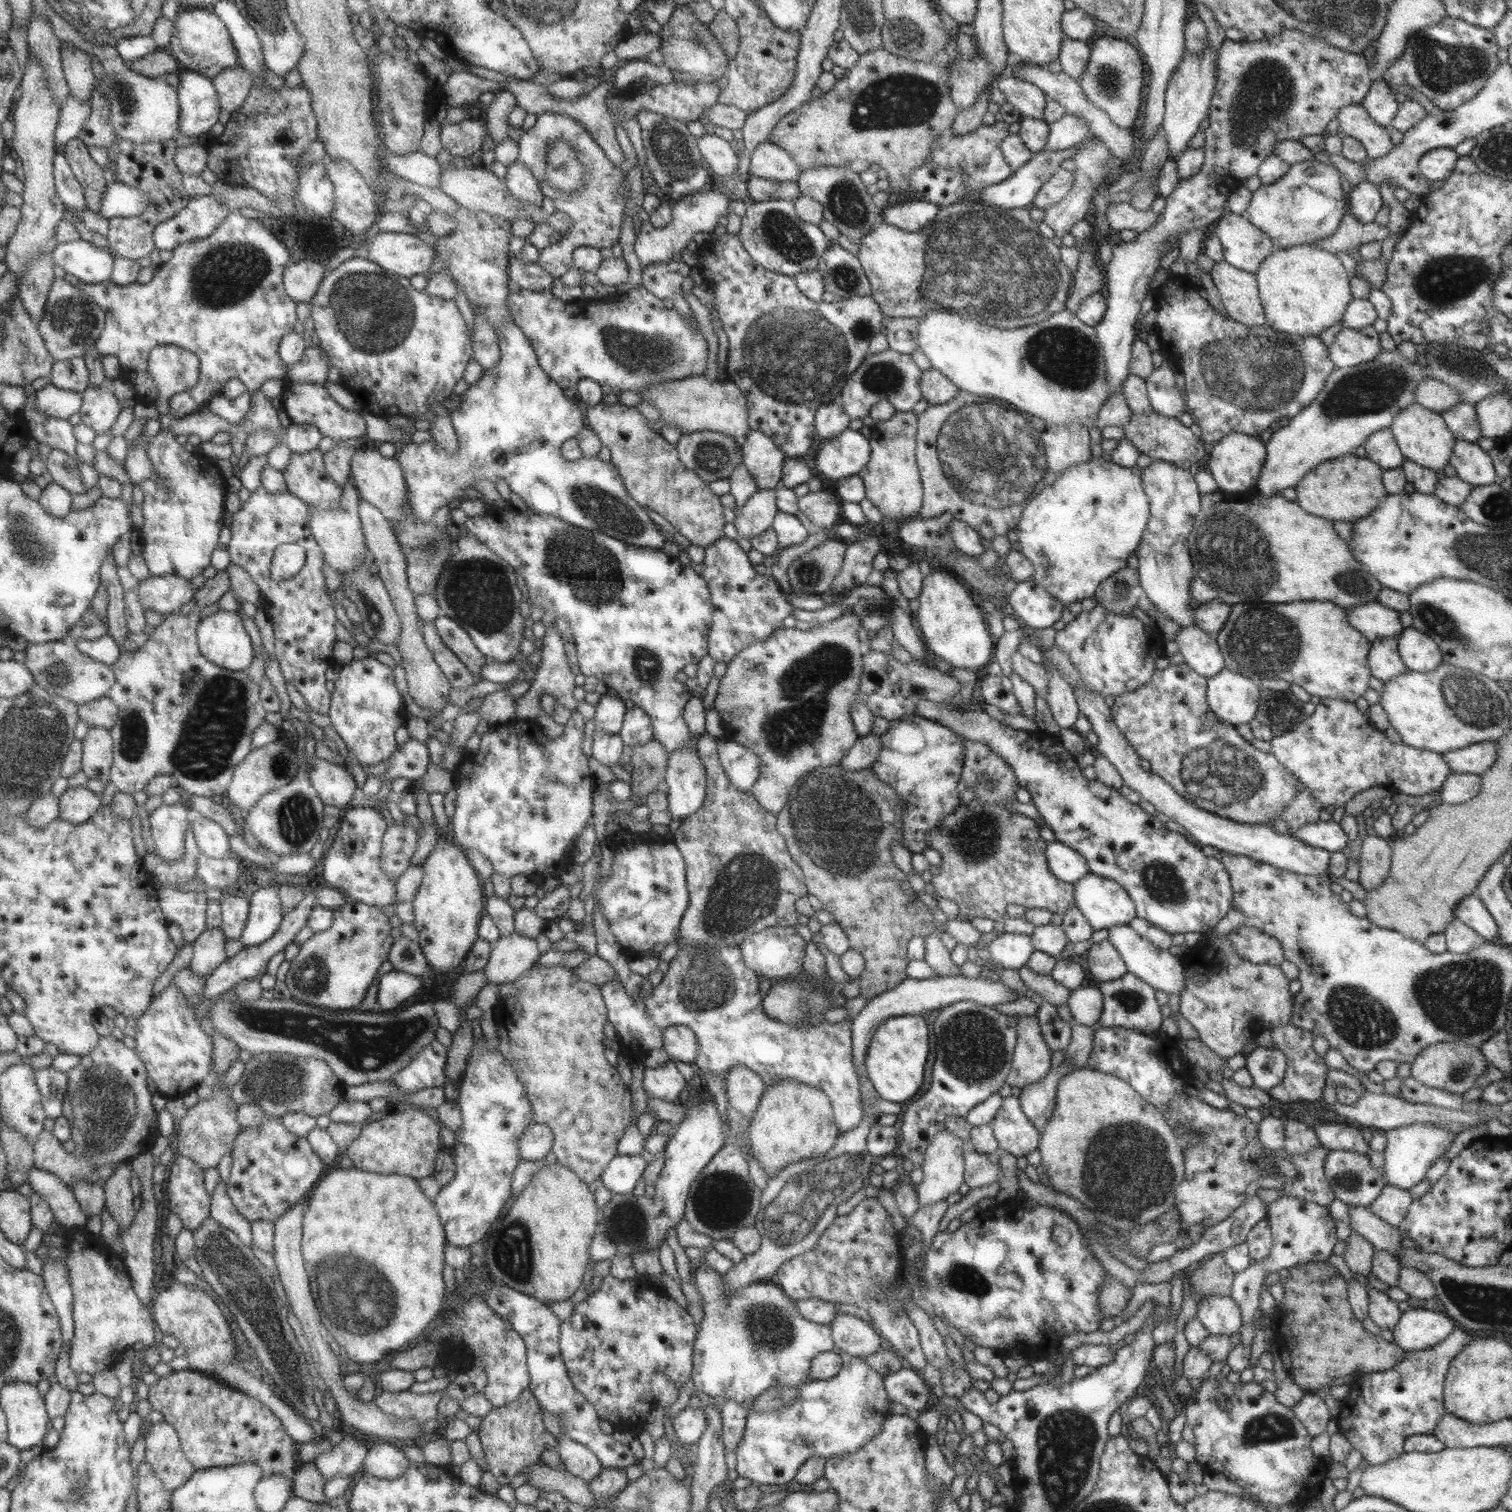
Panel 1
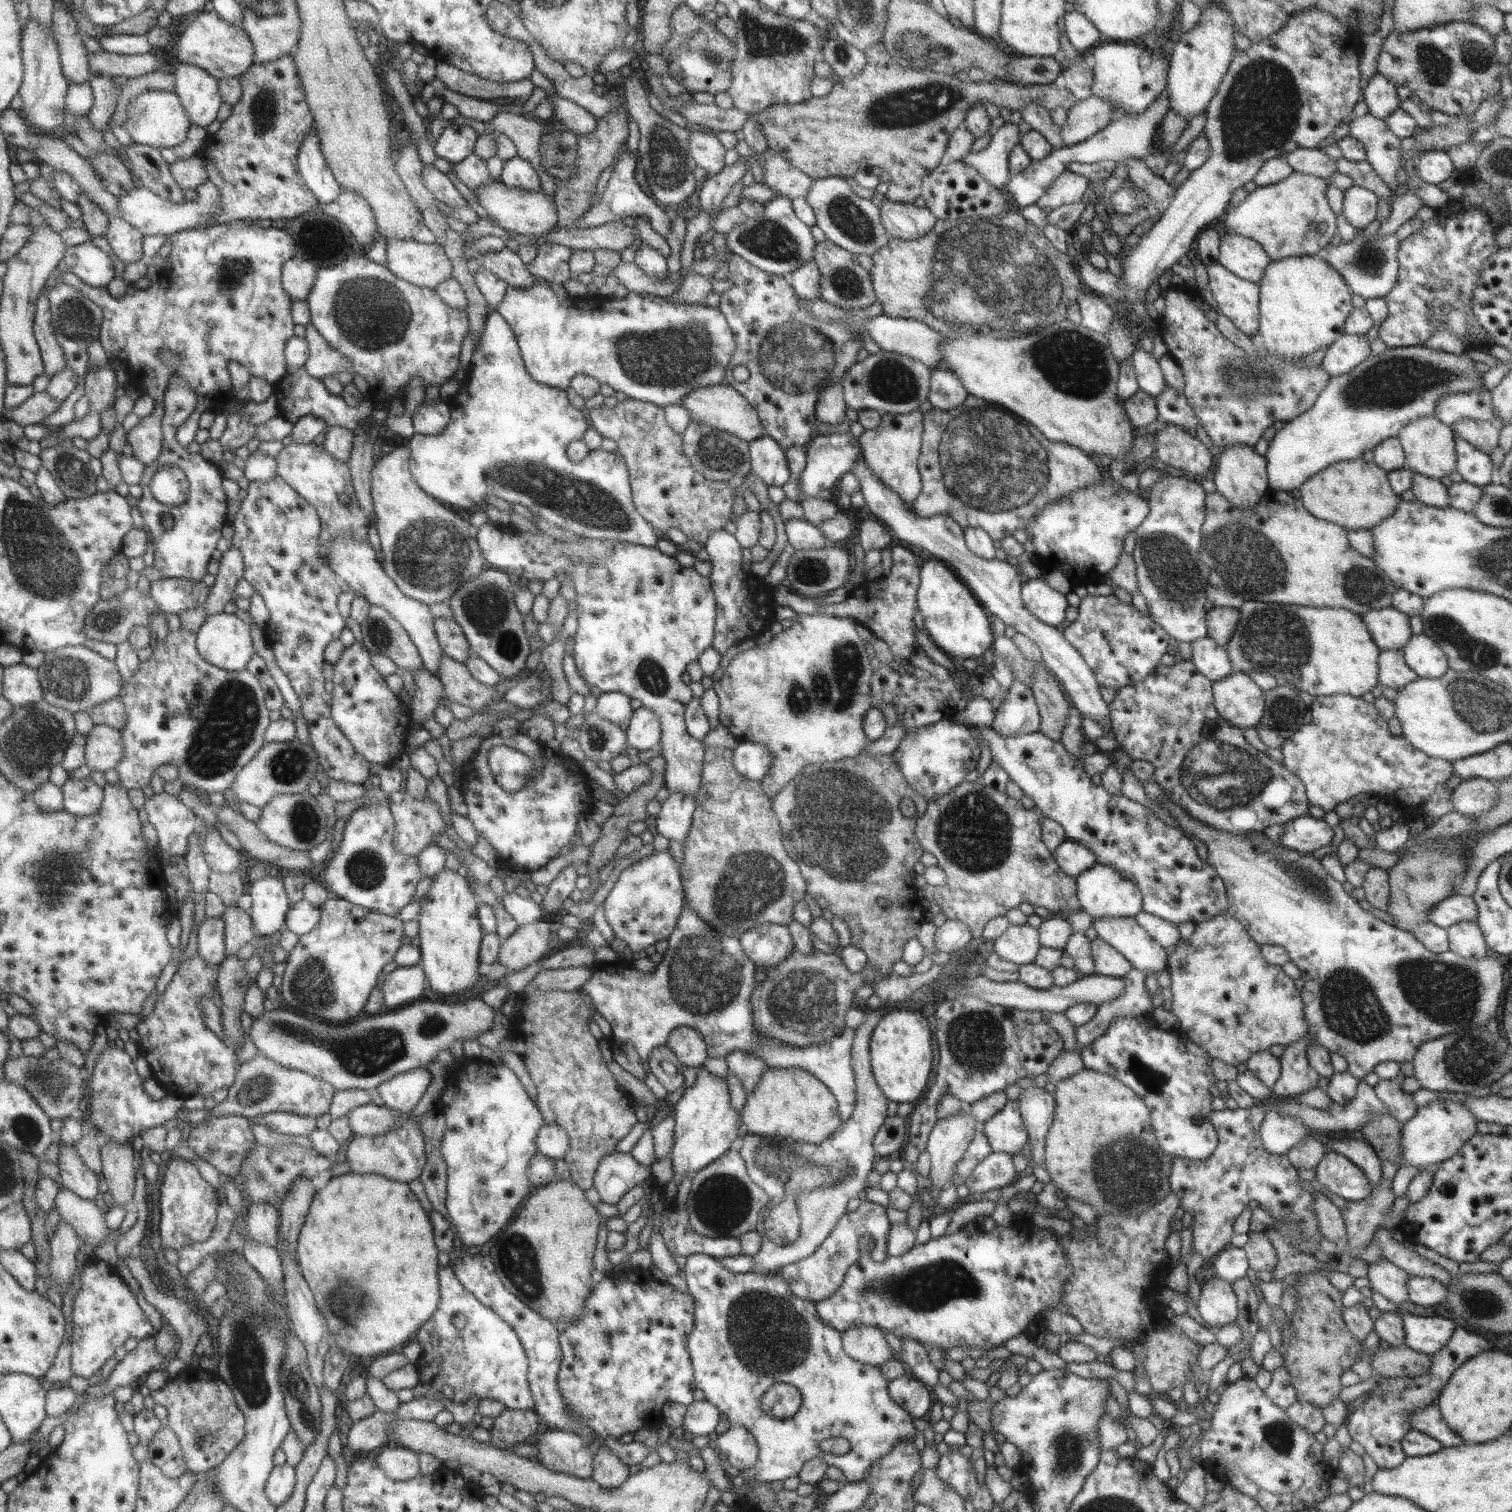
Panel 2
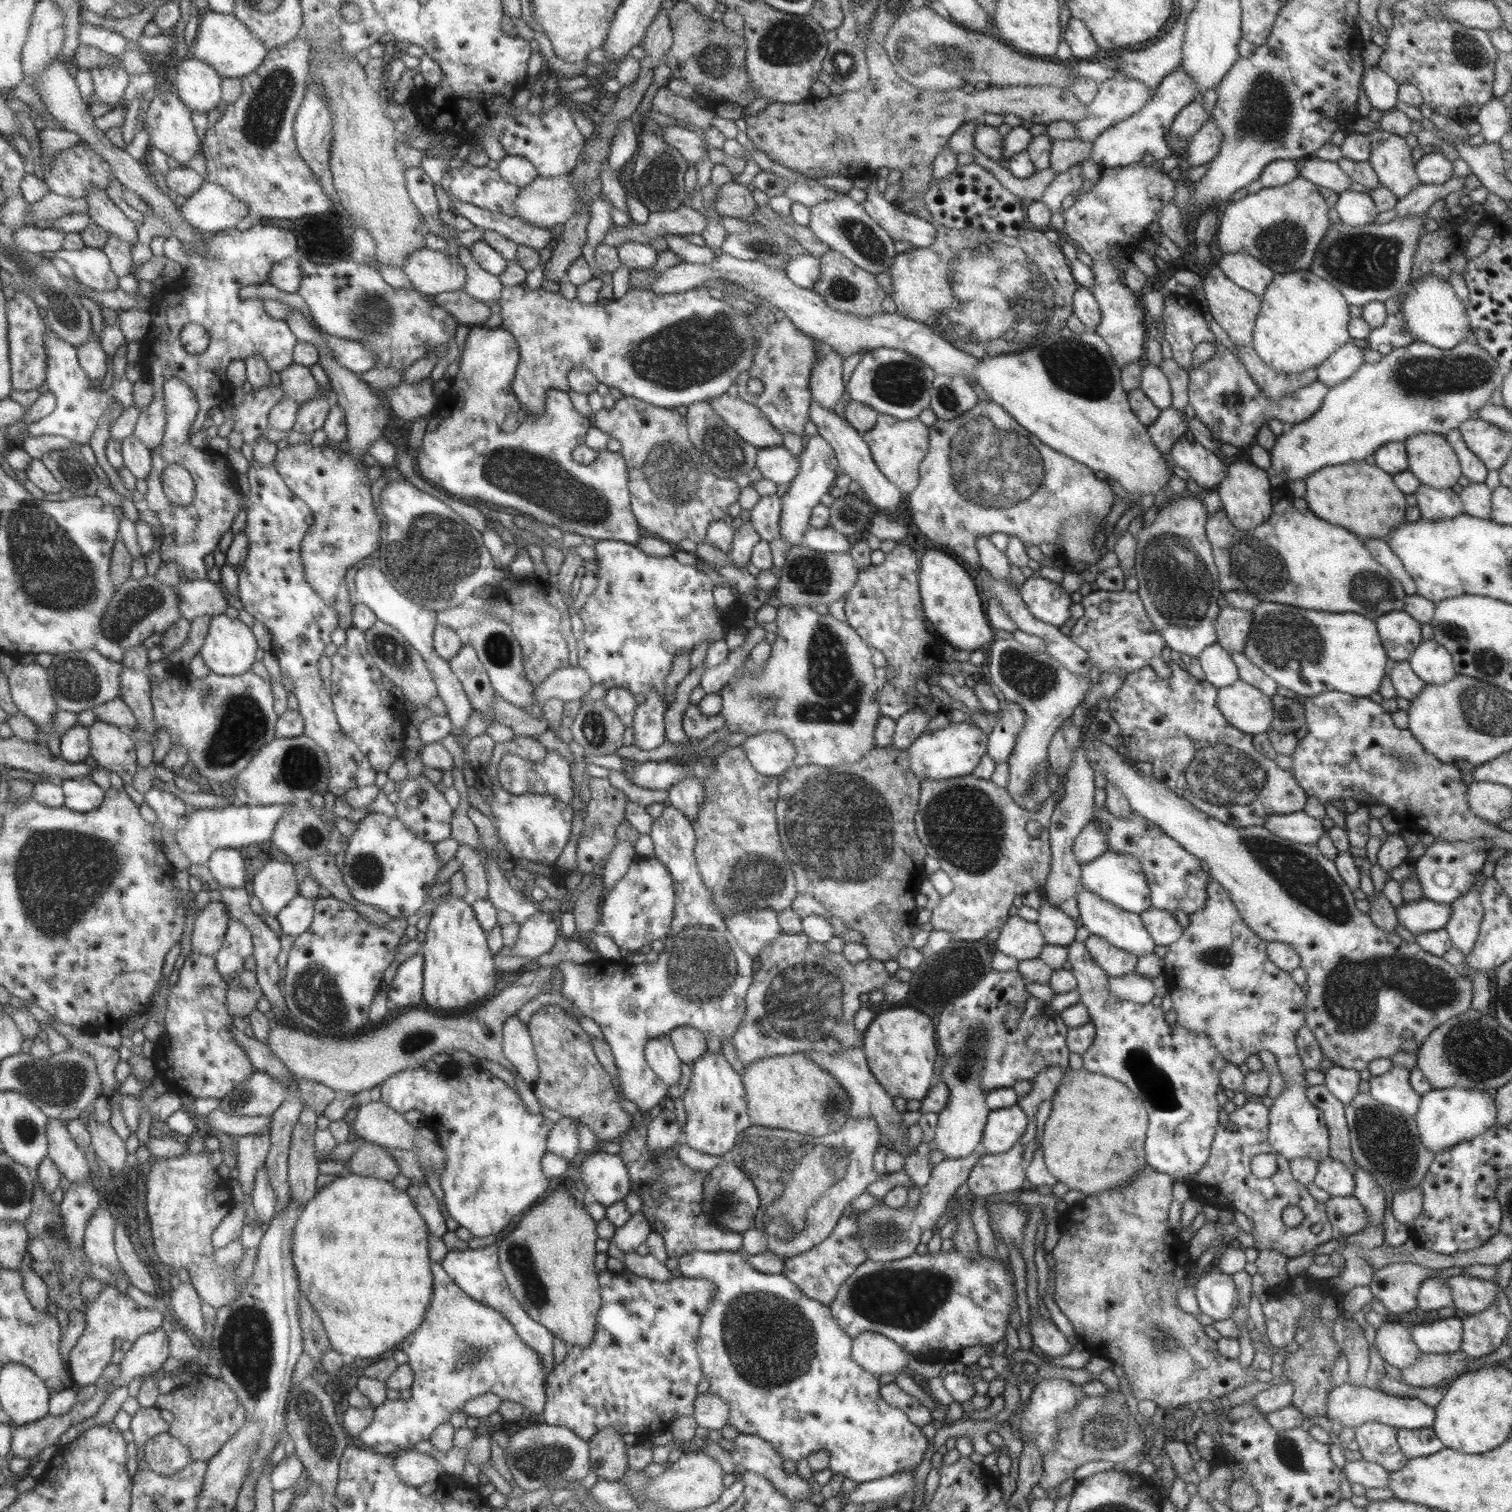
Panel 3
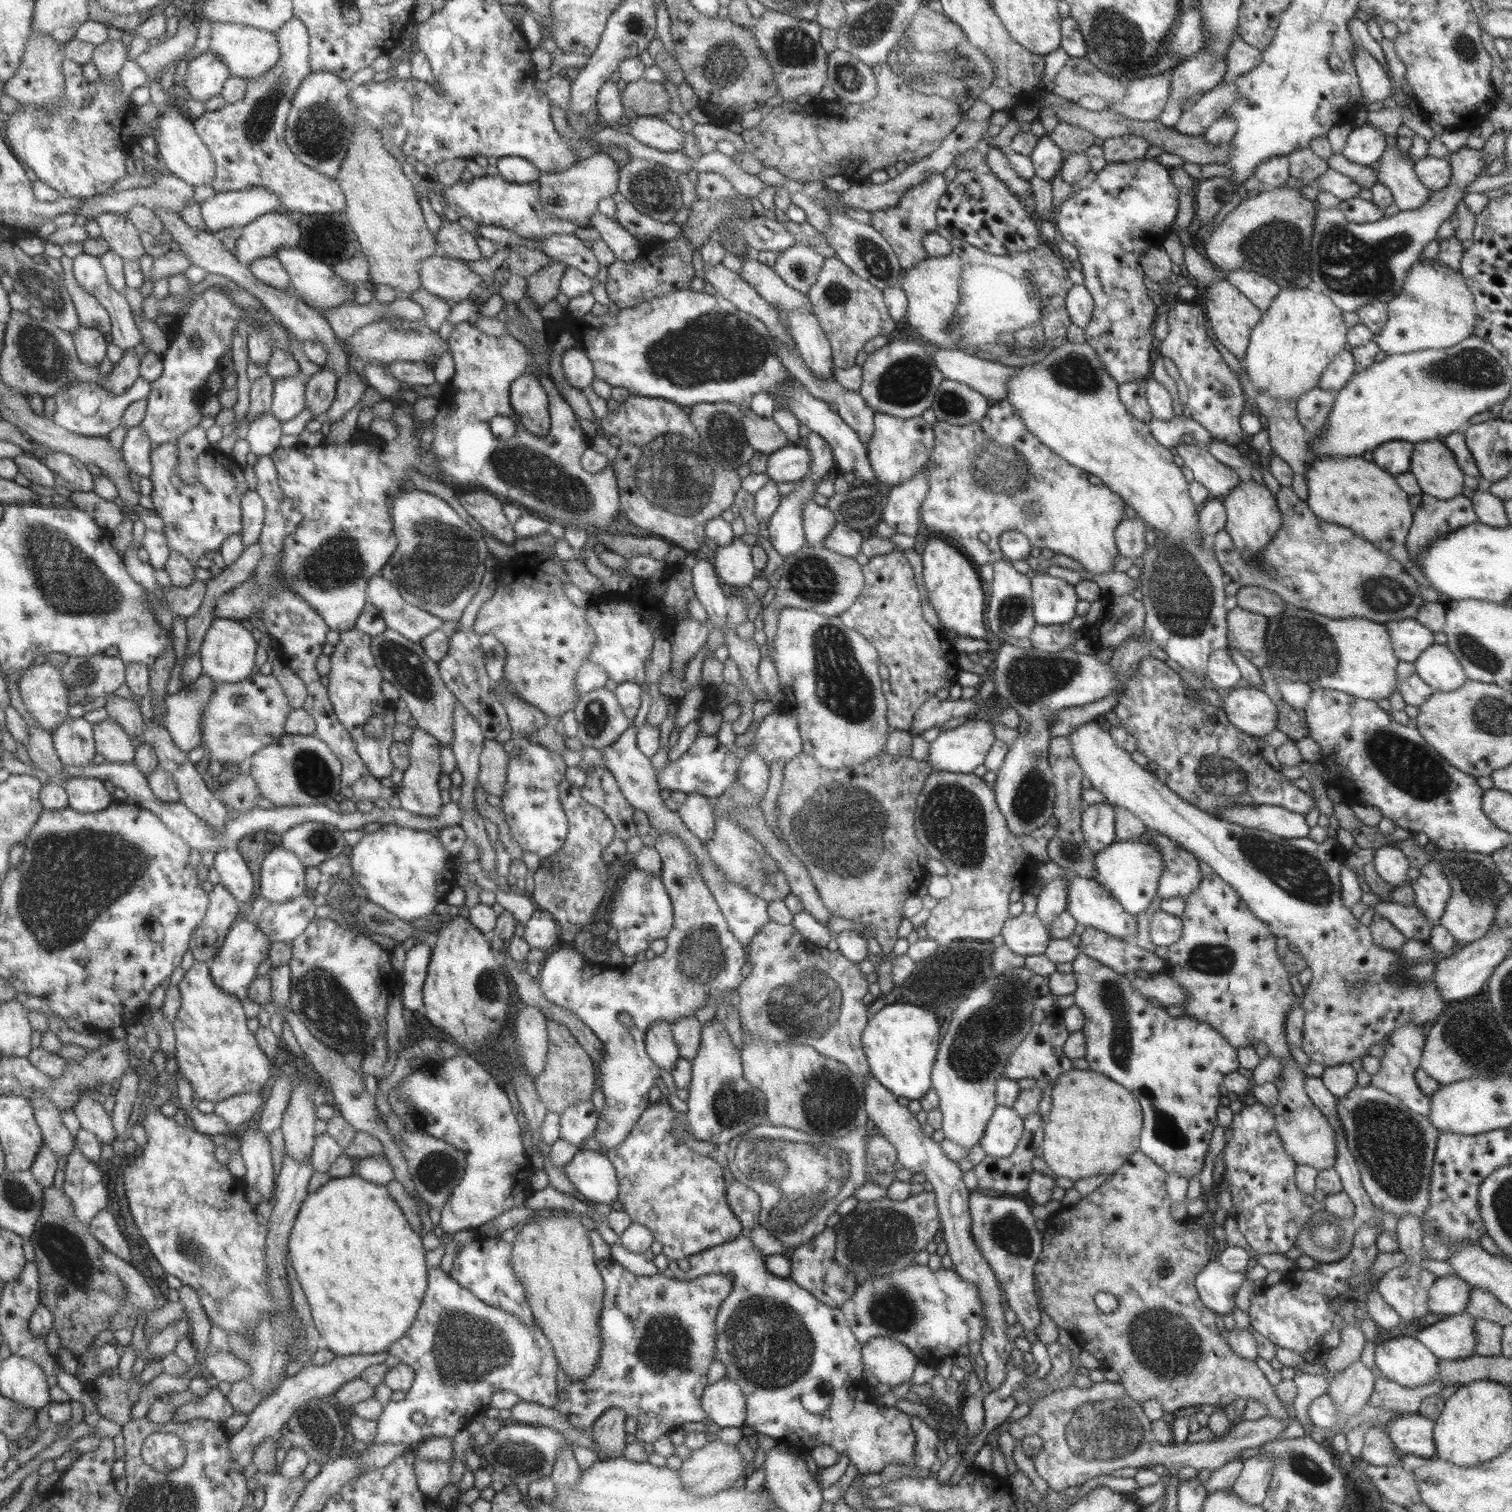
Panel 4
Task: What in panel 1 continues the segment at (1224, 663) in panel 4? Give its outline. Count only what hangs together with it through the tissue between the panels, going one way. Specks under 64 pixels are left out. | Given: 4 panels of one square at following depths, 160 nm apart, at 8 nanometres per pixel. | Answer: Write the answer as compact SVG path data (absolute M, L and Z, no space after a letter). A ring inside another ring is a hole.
M1186 626L1178 630L1174 640L1183 663L1206 680L1224 668L1224 658L1213 636L1197 626Z

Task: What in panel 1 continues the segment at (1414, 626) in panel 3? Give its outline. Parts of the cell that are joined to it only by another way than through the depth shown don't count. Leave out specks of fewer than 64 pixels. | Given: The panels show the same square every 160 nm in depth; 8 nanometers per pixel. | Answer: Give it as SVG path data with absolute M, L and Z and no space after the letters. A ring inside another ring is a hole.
M1377 601L1345 608L1349 624L1370 643L1374 640L1397 638L1404 629L1399 623L1399 613Z

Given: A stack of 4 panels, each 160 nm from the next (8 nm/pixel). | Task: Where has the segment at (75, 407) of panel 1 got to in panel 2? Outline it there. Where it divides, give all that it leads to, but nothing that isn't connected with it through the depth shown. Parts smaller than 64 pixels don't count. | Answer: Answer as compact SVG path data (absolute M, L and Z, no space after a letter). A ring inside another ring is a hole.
M46 390L37 392L14 409L5 409L4 418L12 420L23 428L41 423L48 414L57 412L61 402L57 402Z

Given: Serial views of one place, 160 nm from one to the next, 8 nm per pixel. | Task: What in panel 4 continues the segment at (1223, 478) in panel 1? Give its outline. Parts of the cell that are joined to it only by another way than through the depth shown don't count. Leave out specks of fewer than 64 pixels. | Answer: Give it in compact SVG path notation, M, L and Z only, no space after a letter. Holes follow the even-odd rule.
M1249 479L1246 482L1240 481L1231 492L1227 493L1227 496L1221 498L1221 502L1226 512L1224 529L1230 536L1232 545L1244 560L1252 556L1259 562L1258 552L1274 537L1282 523L1282 514L1276 505L1275 497L1264 484L1258 485Z

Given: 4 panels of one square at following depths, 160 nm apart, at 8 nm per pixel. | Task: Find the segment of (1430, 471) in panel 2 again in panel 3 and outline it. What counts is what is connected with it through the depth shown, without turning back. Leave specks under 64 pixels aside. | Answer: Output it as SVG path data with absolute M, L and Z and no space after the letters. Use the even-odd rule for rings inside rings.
M1426 432L1410 436L1403 442L1406 448L1408 470L1417 477L1420 484L1430 486L1435 490L1445 490L1450 489L1461 476L1457 455L1445 440L1444 435Z

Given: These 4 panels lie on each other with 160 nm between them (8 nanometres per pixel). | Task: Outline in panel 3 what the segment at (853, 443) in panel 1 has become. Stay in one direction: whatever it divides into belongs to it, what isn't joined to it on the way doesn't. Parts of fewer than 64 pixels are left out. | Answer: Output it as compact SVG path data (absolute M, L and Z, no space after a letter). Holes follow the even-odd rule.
M819 435L804 437L806 443L803 448L797 475L789 482L788 489L785 494L780 497L782 504L779 517L780 538L785 543L795 546L804 544L803 535L808 529L809 519L812 508L819 503L819 498L823 494L829 492L829 488L833 486L835 474L837 474L837 462L833 449Z

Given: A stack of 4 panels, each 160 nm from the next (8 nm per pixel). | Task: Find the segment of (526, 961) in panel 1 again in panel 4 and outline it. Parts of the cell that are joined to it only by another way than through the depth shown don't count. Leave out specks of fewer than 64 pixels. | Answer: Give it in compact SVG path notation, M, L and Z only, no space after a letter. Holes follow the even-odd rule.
M535 909L523 927L523 939L531 949L550 951L560 944L558 922L543 909Z

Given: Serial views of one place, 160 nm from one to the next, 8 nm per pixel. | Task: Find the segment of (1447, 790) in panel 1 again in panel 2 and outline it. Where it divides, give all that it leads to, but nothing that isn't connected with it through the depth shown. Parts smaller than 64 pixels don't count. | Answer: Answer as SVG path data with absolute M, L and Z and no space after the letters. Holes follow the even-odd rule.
M1472 778L1461 779L1459 785L1452 790L1449 800L1453 811L1465 817L1473 817L1487 813L1495 805L1497 797L1496 782Z

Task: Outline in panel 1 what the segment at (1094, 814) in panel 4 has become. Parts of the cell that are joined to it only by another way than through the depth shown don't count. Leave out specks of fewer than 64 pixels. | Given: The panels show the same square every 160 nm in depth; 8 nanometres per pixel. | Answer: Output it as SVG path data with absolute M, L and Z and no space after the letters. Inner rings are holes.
M1057 840L1046 843L1045 856L1051 874L1063 882L1073 884L1089 873L1085 859Z

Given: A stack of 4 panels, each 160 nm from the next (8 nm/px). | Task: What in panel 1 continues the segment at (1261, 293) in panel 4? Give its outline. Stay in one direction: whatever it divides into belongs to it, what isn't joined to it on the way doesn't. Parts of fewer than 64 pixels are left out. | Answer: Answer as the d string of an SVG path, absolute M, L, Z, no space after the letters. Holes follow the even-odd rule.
M1229 214L1211 227L1223 248L1223 261L1242 272L1257 273L1259 264L1273 253L1274 244L1245 216Z

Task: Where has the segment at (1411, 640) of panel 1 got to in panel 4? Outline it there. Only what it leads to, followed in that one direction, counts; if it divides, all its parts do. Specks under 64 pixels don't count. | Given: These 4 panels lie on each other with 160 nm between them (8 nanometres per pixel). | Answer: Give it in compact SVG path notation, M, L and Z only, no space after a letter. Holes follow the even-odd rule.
M1433 643L1413 662L1415 674L1438 692L1451 692L1465 683L1466 677L1457 657L1445 644Z

